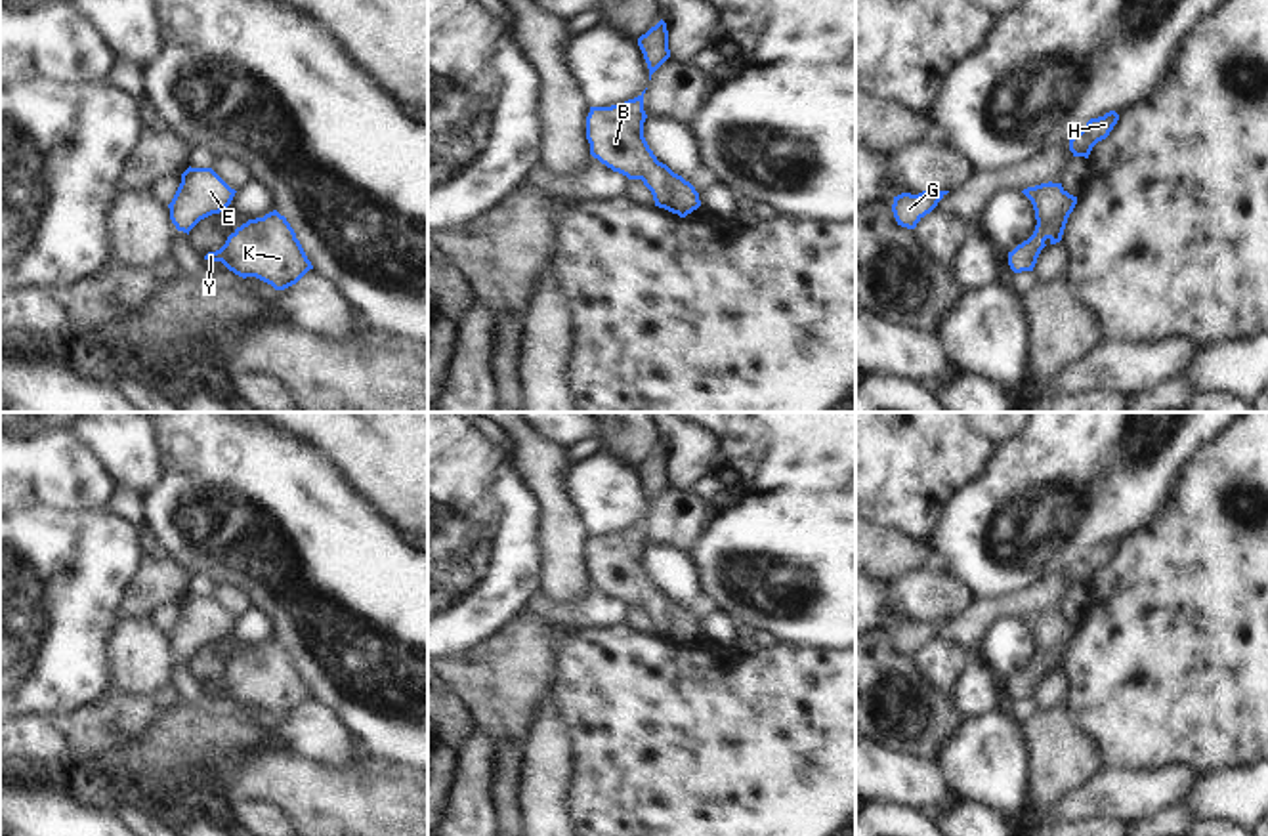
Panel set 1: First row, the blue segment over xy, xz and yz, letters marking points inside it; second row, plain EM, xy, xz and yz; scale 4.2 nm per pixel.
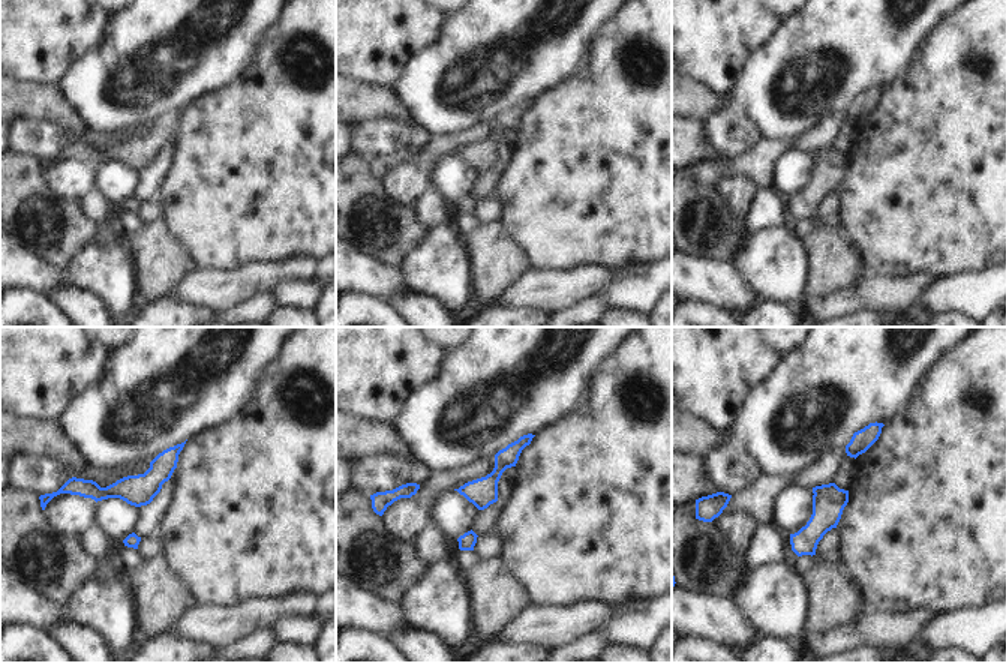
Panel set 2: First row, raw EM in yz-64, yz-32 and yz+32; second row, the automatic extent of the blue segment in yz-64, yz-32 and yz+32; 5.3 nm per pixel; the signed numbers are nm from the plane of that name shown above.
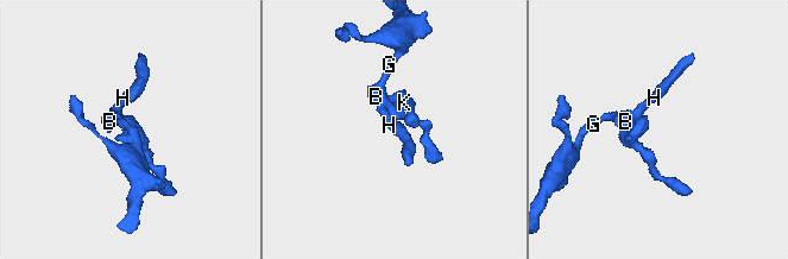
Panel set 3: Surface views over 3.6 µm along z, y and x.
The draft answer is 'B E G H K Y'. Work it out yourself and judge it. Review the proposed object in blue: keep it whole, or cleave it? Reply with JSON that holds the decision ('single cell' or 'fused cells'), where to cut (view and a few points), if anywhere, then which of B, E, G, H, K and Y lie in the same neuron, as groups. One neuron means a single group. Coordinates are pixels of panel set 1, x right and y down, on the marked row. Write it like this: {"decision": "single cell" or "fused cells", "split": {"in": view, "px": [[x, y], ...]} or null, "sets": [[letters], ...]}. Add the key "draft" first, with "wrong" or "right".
{"draft": "right", "decision": "single cell", "split": null, "sets": [["B", "E", "G", "H", "K", "Y"]]}

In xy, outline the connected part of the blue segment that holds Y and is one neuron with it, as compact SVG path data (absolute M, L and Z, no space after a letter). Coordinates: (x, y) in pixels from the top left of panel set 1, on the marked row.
M277 210L237 227L225 244L204 260L222 261L235 275L256 277L275 290L296 284L313 269L294 229Z

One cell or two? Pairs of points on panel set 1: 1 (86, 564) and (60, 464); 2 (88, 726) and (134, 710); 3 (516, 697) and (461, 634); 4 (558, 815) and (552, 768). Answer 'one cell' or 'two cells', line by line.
1: two cells
2: one cell
3: two cells
4: one cell

